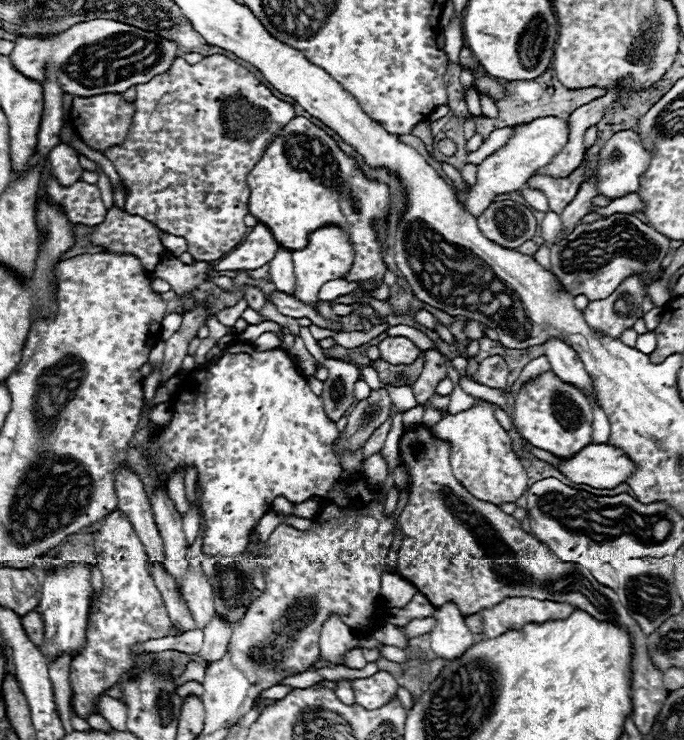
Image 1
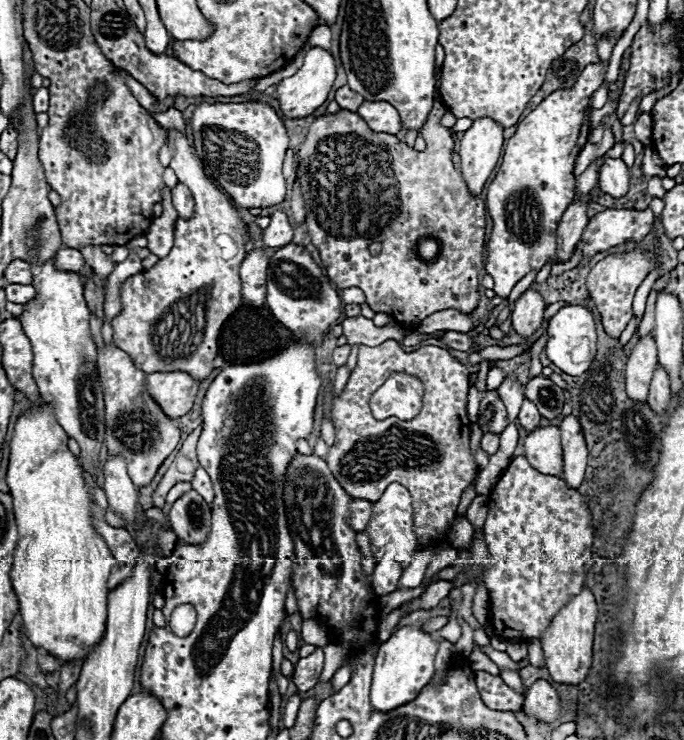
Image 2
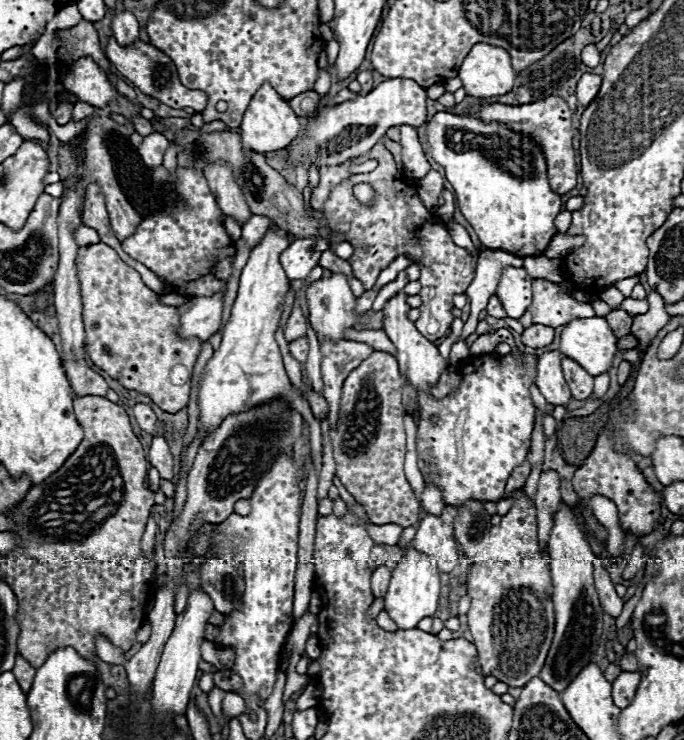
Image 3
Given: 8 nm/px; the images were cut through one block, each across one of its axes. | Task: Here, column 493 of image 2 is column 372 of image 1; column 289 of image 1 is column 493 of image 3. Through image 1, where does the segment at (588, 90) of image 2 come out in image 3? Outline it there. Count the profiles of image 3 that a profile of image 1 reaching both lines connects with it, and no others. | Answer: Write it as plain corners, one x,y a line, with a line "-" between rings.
436,112
434,118
424,126
424,140
428,144
428,150
432,154
432,158
444,166
446,170
446,180
452,184
454,188
454,194
456,194
456,200
458,200
458,208
460,212
464,214
464,218
470,222
470,226
476,230
480,242
486,246
486,248
492,248
492,250
506,250
506,252
512,252
516,256
538,256
546,250
548,242
552,240
552,236
556,236
556,226
554,226
554,218
560,214
562,210
562,202
560,202
560,196
554,194
550,190
550,184
548,184
548,176
546,176
546,160
540,152
540,148
534,144
532,138
524,138
524,144
522,144
522,138
520,134
504,128
502,124
484,124
482,120
478,118
468,118
468,116
456,116
456,114
450,114
450,112

